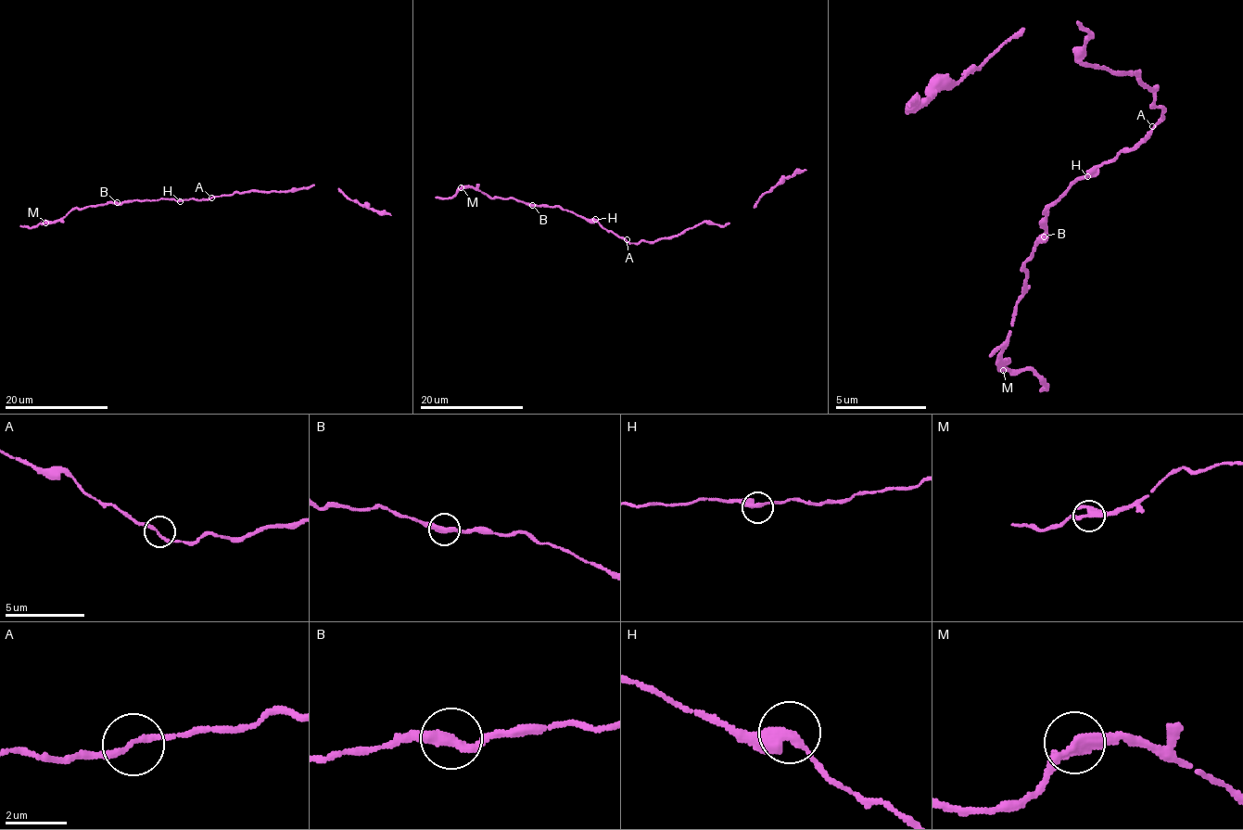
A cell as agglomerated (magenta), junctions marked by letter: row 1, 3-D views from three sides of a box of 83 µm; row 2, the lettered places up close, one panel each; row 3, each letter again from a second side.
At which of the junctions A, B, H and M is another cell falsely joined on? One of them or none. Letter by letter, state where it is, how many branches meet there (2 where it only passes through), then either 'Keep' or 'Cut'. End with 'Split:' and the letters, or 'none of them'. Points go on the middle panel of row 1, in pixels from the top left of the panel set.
A: Place: (627, 239). Branches: 2. Keep
B: Place: (532, 205). Branches: 2. Keep
H: Place: (595, 219). Branches: 2. Keep
M: Place: (461, 187). Branches: 3. Keep
Split: none of them

